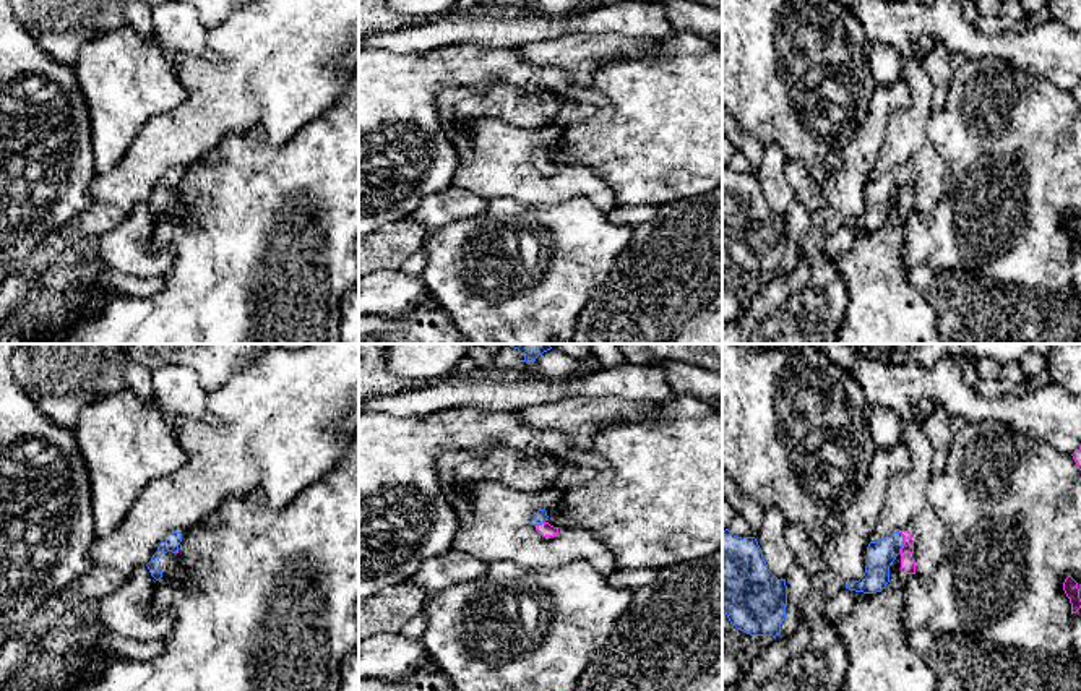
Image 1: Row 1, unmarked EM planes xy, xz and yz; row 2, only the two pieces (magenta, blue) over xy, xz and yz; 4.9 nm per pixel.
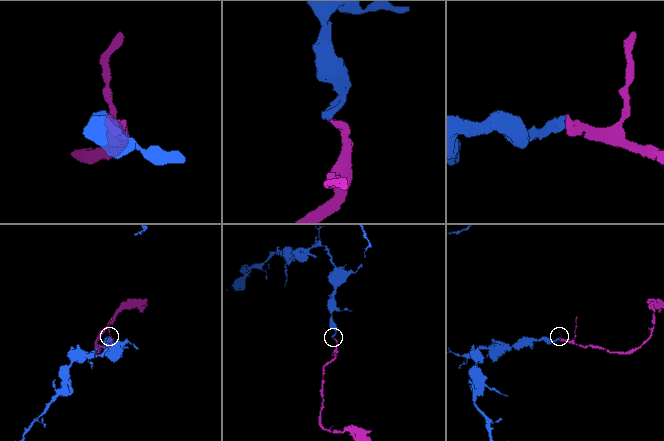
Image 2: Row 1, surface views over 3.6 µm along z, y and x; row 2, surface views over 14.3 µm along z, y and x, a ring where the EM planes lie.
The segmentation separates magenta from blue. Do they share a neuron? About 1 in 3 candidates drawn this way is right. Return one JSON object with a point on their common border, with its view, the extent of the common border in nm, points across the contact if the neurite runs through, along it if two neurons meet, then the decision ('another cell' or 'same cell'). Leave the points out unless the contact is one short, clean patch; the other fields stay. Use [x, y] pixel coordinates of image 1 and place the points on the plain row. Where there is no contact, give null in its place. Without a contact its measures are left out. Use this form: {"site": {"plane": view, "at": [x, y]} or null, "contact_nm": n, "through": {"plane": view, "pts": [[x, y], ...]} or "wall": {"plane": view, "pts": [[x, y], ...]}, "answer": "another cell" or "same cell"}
{"site": {"plane": "yz", "at": [904, 179]}, "contact_nm": 100, "through": {"plane": "yz", "pts": [[908, 201], [904, 179], [893, 180], [880, 192]]}, "answer": "same cell"}

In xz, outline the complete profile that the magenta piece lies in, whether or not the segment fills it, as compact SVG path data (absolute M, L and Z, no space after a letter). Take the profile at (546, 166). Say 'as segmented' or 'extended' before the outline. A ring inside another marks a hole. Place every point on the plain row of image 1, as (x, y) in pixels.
extended; M539 146L531 161L537 164L539 170L544 174L555 174L558 170L558 164L553 164L547 159L547 148L545 146Z

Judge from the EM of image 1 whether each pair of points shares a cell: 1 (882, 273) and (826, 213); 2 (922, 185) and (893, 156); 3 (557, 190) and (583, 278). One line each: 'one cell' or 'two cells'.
1: two cells
2: one cell
3: two cells

